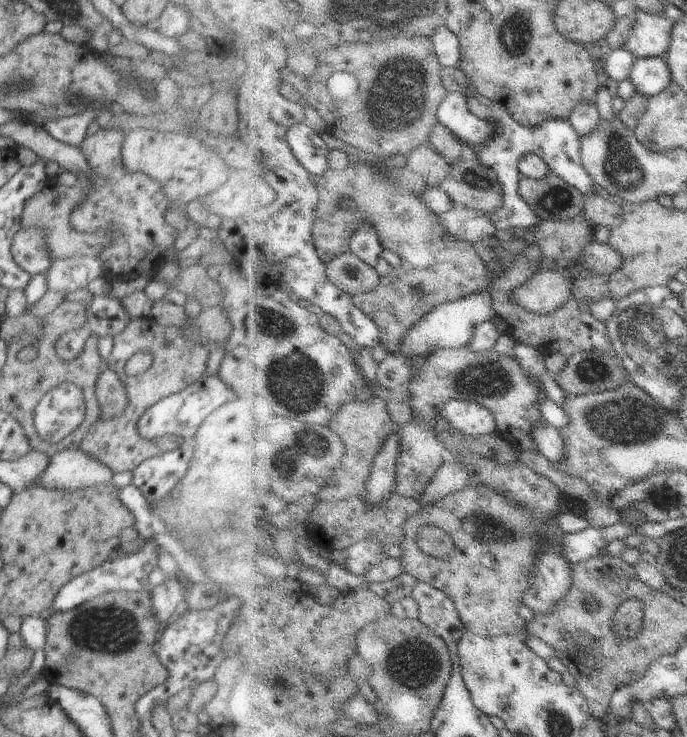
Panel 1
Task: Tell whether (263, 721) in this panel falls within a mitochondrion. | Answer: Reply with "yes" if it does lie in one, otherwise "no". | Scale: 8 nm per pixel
no

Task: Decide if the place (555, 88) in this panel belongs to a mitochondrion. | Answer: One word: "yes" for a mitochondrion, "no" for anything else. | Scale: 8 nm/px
no

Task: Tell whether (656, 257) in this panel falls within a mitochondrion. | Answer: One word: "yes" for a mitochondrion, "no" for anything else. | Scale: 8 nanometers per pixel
no

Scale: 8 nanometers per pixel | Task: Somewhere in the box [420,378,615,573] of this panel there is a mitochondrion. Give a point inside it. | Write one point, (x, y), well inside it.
(500, 533)

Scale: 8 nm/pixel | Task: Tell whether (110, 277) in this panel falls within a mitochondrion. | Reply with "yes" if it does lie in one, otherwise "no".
no

